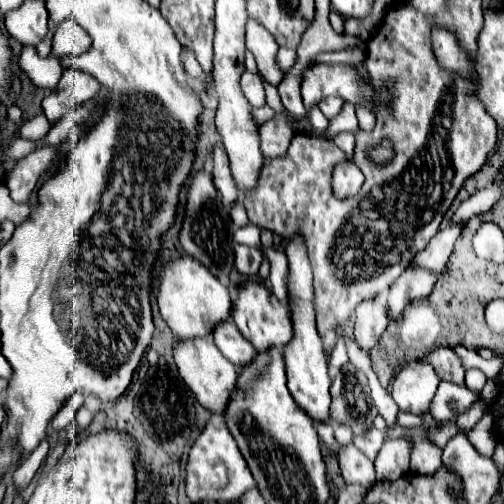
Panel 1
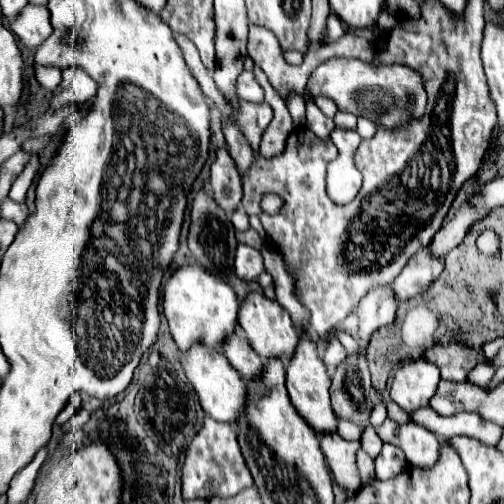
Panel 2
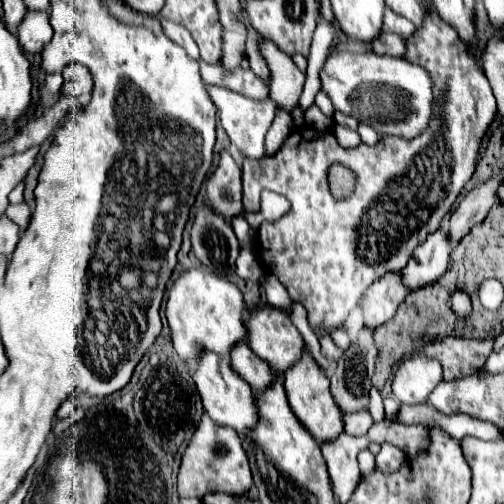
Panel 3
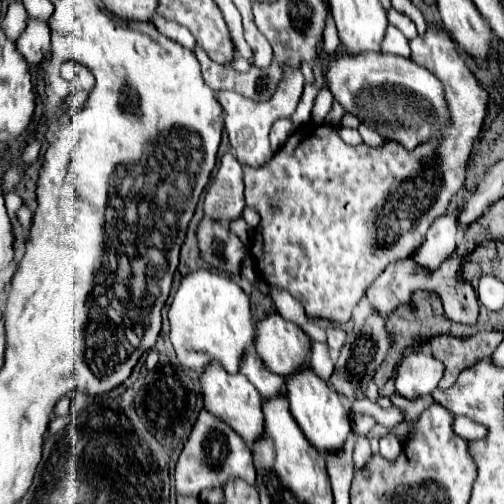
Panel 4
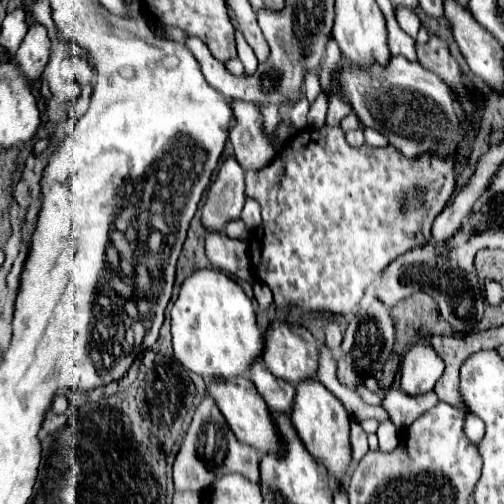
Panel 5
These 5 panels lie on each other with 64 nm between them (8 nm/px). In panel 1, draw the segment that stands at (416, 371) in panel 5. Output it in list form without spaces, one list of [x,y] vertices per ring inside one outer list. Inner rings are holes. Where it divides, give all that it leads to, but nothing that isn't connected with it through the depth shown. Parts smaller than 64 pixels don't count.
[[[410,364],[396,374],[390,394],[400,412],[426,414],[438,382],[440,380],[430,364]]]

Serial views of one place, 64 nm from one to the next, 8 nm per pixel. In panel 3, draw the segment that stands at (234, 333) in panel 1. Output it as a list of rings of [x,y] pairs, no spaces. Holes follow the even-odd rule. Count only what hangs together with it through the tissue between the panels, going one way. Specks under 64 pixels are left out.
[[[246,340],[236,344],[236,348],[232,348],[230,362],[232,362],[232,368],[258,392],[262,392],[272,382],[272,372],[270,372],[268,362],[258,358],[250,350]]]

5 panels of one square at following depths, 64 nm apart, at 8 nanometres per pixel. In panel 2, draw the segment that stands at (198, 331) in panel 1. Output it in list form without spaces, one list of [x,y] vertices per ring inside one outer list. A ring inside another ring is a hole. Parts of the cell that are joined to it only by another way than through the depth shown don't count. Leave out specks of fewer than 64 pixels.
[[[184,264],[172,272],[164,288],[162,306],[170,326],[170,334],[174,336],[176,346],[182,352],[188,350],[192,342],[202,342],[220,348],[222,338],[234,332],[238,318],[238,300],[234,290],[218,276],[212,276],[210,272],[200,268],[198,264]]]

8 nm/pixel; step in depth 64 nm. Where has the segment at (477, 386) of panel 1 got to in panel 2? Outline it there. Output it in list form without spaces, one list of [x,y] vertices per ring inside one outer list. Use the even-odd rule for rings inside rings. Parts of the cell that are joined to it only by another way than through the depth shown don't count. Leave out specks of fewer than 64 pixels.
[[[478,364],[476,368],[470,370],[470,374],[466,376],[466,380],[470,384],[476,384],[476,386],[486,386],[492,376],[494,376],[494,368],[490,364]]]

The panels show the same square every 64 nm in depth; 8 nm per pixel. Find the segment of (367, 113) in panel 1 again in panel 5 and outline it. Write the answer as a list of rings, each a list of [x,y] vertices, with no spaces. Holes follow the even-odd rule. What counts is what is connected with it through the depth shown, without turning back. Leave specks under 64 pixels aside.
[[[362,128],[364,130],[364,136],[366,136],[366,144],[368,146],[386,146],[388,140],[384,140],[384,136],[376,130],[370,130],[370,128]]]

